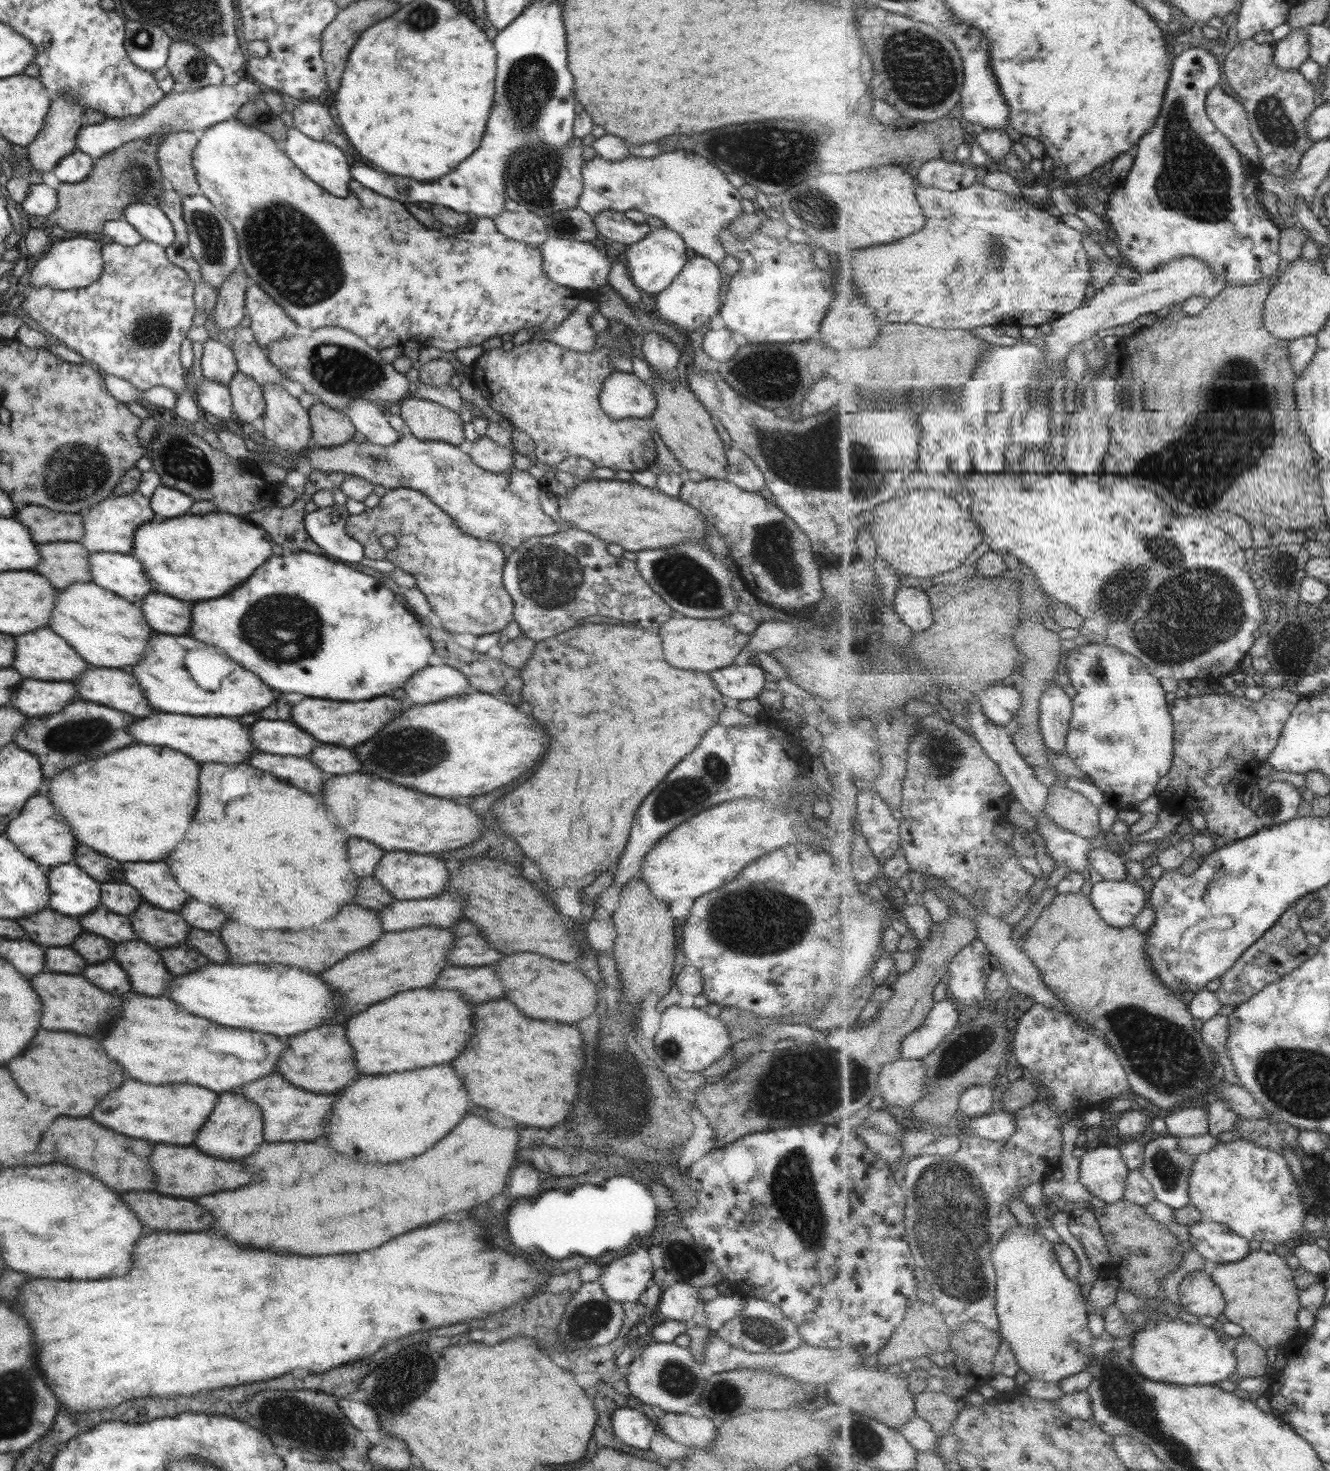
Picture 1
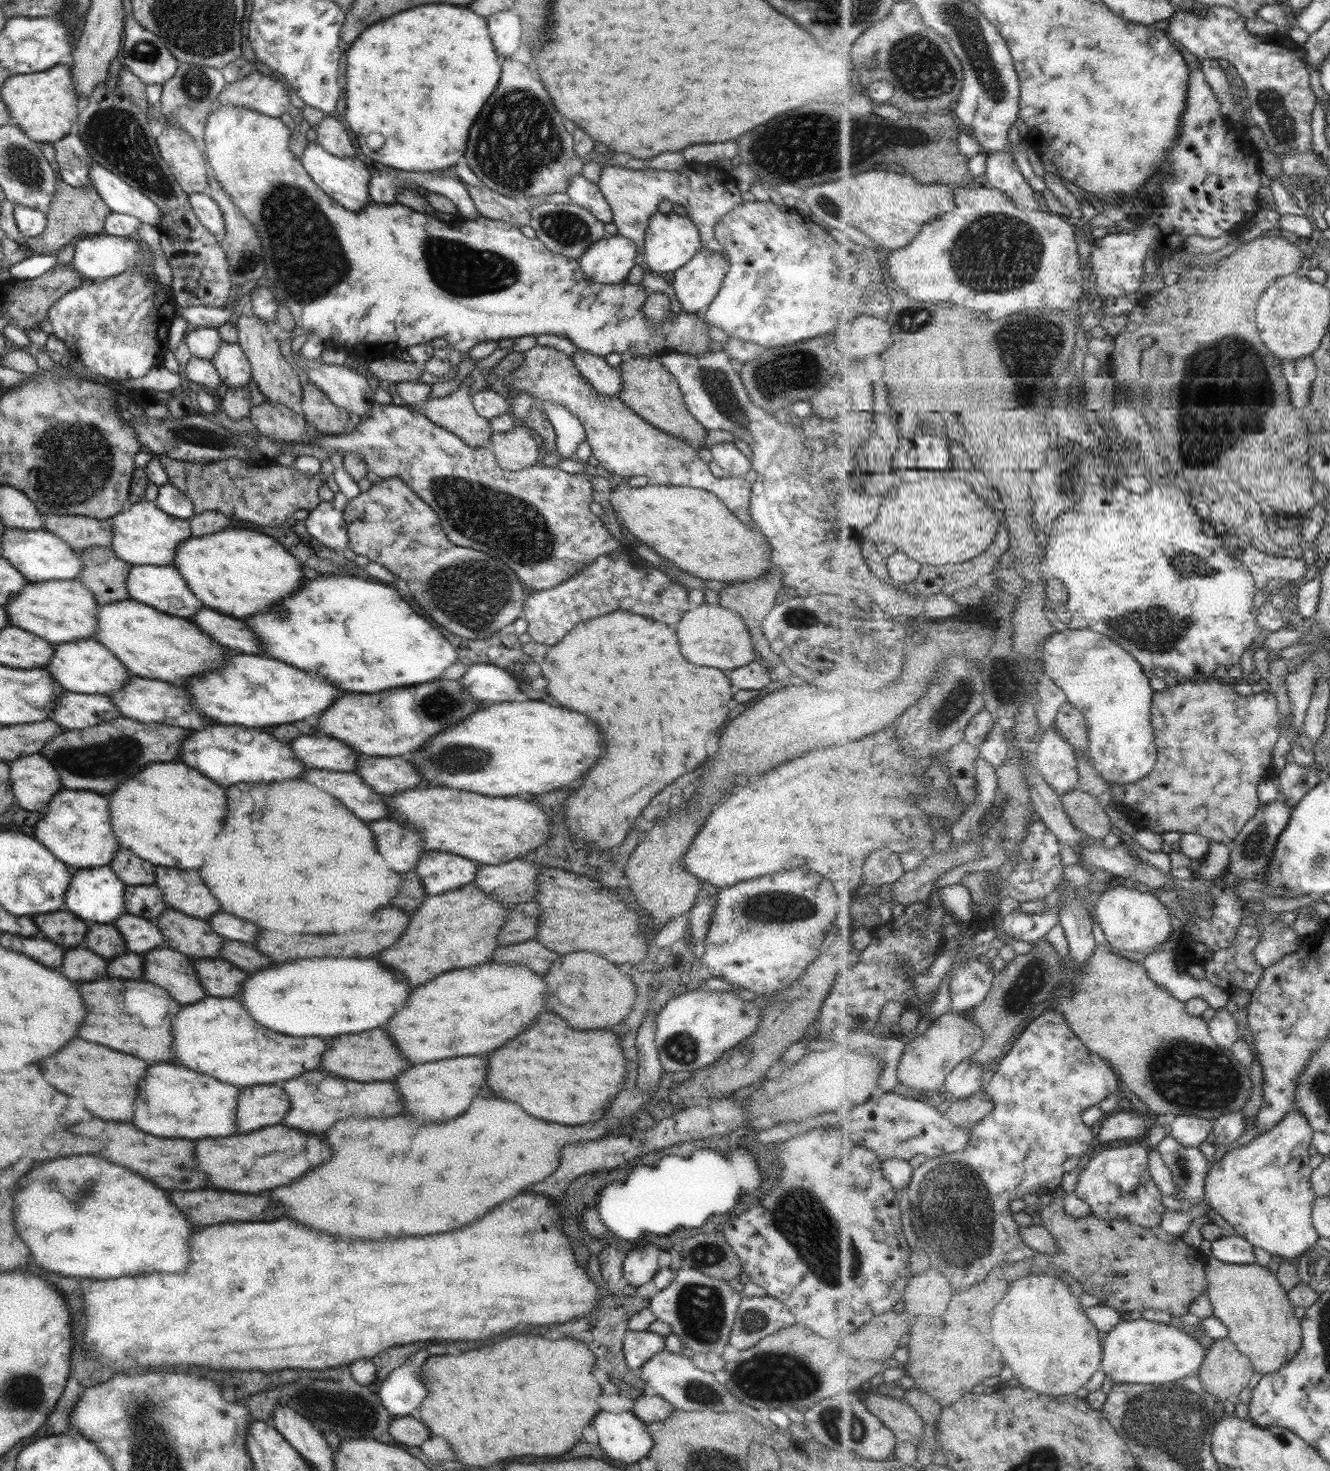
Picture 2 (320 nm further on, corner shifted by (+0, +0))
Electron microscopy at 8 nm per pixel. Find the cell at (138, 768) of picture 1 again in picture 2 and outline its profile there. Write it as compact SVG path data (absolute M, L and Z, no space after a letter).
M177 760L167 764L149 764L145 770L132 776L129 782L119 784L119 790L109 796L109 810L111 828L119 846L131 850L150 865L181 870L195 870L203 864L203 858L209 856L211 842L215 840L227 816L223 790L215 786L213 781L209 782L198 770Z

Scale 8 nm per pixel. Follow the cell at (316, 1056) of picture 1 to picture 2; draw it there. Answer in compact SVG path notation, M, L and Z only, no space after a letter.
M367 1030L363 1034L345 1034L328 1042L329 1050L325 1050L321 1058L321 1070L327 1070L332 1075L355 1082L375 1082L393 1080L397 1074L407 1070L411 1064L401 1056L395 1048L393 1040L383 1030Z

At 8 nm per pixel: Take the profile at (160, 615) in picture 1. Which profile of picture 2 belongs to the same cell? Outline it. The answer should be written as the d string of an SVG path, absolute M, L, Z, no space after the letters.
M202 607L188 619L195 623L211 640L229 650L239 650L241 654L265 657L261 652L260 640L255 638L251 629L239 620L225 618L222 614Z

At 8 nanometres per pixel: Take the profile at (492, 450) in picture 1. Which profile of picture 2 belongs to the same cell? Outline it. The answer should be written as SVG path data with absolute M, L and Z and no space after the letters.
M524 427L512 428L505 433L491 433L488 447L496 463L505 470L519 471L540 464L541 450Z

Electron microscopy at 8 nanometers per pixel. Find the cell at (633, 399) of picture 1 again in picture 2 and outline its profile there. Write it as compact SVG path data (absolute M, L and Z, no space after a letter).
M577 349L570 357L579 374L597 392L617 398L622 383L618 369L610 368L604 357L595 356L589 351Z

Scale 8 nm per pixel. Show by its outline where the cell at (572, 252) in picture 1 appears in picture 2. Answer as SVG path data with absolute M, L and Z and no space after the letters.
M620 234L604 236L578 258L584 277L591 282L617 284L635 266L635 243Z

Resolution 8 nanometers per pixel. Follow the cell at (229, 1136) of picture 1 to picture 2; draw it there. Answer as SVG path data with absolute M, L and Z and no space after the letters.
M278 1084L241 1088L237 1097L237 1132L253 1132L281 1123L289 1110L289 1098Z

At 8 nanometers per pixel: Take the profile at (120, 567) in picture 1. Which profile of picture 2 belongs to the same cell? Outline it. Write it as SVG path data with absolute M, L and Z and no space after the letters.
M170 565L132 566L128 570L127 578L125 578L125 588L127 588L127 593L131 600L182 619L189 619L190 616L196 614L203 607L201 606L201 601L195 598L193 593L189 592L185 580L180 576L178 570Z

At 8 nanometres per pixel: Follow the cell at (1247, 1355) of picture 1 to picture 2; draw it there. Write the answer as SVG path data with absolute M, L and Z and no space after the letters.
M1229 1338L1207 1343L1207 1356L1198 1376L1207 1392L1216 1394L1217 1401L1235 1400L1249 1386L1256 1369Z

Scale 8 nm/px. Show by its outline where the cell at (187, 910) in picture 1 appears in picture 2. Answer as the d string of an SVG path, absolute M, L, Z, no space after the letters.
M222 910L207 919L206 922L211 925L215 934L231 941L253 942L259 932L259 928L255 924L241 920L241 918L233 918L231 914L225 914Z

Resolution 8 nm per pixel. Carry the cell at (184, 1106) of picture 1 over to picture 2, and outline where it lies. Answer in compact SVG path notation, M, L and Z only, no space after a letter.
M169 1063L149 1066L147 1074L143 1078L139 1096L135 1100L133 1126L147 1132L147 1134L159 1136L159 1138L189 1138L189 1140L195 1140L195 1138L217 1138L217 1136L221 1136L221 1138L229 1137L237 1132L235 1130L235 1110L239 1093L239 1087L217 1082L211 1075L205 1076L205 1074L193 1072L185 1066L173 1066Z

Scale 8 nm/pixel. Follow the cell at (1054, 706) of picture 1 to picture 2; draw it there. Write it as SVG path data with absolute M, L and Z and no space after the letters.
M1050 726L1042 735L1032 763L1060 797L1078 788L1075 750L1056 726Z

